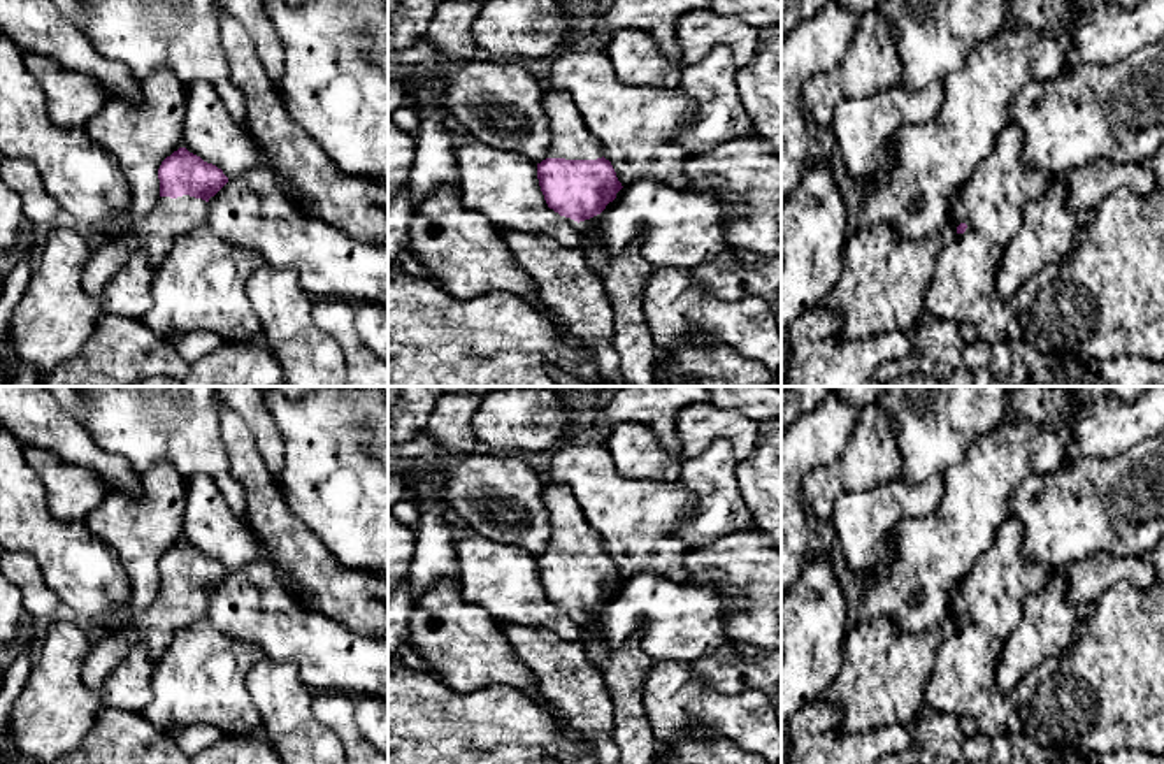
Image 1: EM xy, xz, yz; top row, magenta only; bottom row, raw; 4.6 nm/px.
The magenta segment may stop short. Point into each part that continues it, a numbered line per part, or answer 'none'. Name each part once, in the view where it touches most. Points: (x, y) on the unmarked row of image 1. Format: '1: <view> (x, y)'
1: xz (571, 533)

